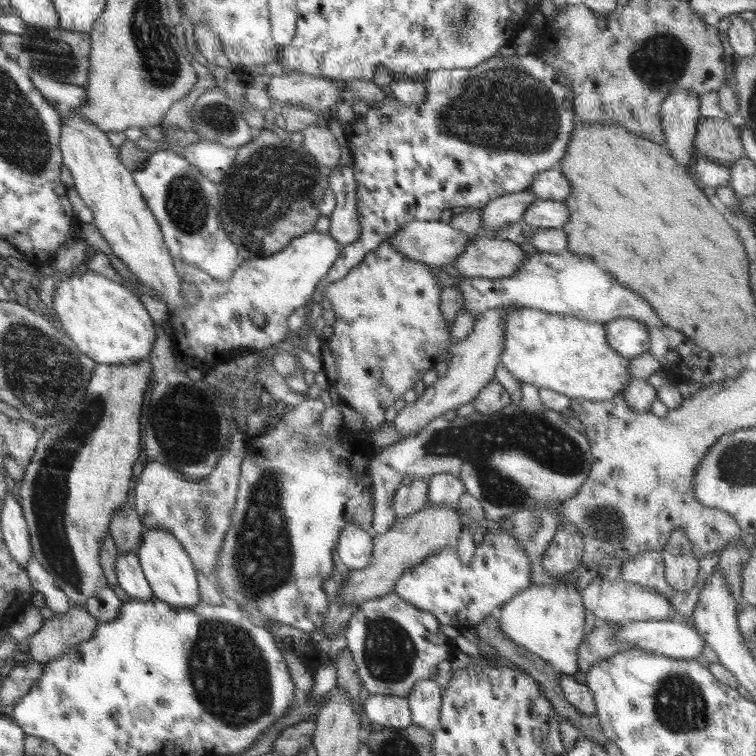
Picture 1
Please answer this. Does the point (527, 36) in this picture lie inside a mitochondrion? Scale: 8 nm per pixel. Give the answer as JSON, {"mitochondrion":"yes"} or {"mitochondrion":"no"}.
{"mitochondrion":"no"}

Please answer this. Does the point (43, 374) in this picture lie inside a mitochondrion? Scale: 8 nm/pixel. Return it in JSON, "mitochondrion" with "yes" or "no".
{"mitochondrion":"yes"}

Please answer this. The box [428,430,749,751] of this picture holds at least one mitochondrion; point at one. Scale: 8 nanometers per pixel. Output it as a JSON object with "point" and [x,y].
{"point":[679,705]}

